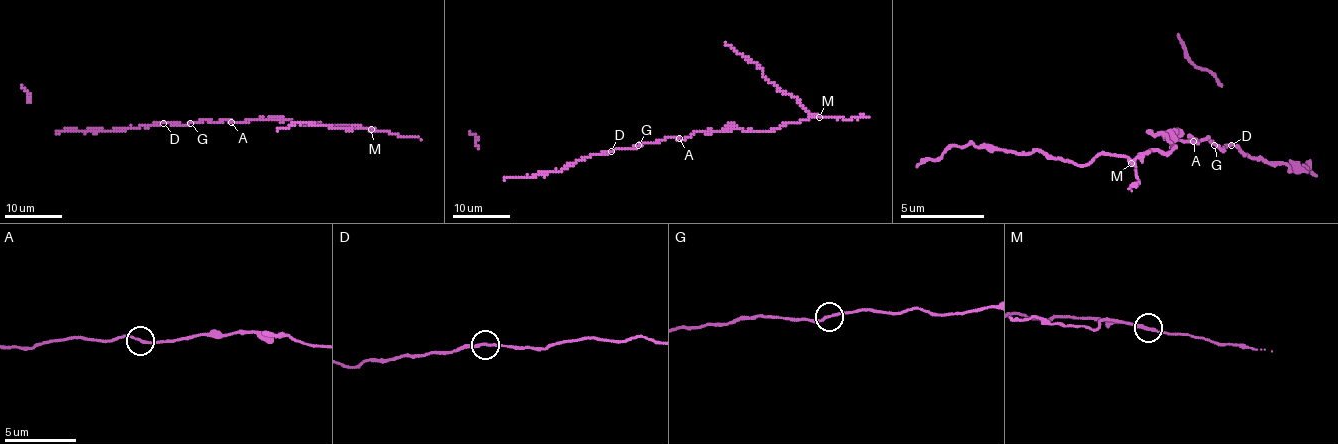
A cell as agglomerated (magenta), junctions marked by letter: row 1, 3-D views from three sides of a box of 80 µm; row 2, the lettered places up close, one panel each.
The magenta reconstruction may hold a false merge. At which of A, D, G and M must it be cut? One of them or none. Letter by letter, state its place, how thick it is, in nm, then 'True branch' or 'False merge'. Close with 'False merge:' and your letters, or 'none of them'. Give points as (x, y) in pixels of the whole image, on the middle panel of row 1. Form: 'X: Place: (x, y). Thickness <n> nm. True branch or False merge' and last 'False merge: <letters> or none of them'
A: Place: (679, 138). Thickness 150 nm. True branch
D: Place: (611, 151). Thickness 190 nm. True branch
G: Place: (638, 145). Thickness 180 nm. True branch
M: Place: (819, 117). Thickness 160 nm. False merge
False merge: M

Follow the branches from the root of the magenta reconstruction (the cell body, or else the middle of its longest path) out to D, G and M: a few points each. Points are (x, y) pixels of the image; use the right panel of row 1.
D: (1198, 141), (1189, 137), (1193, 141), (1202, 141), (1206, 137), (1219, 149), (1231, 145)
G: (1198, 141), (1189, 137), (1193, 141), (1202, 141), (1206, 137), (1214, 145)
M: (1198, 141), (1181, 141), (1177, 133), (1164, 133), (1172, 145), (1177, 145), (1168, 154), (1151, 149), (1130, 162)

